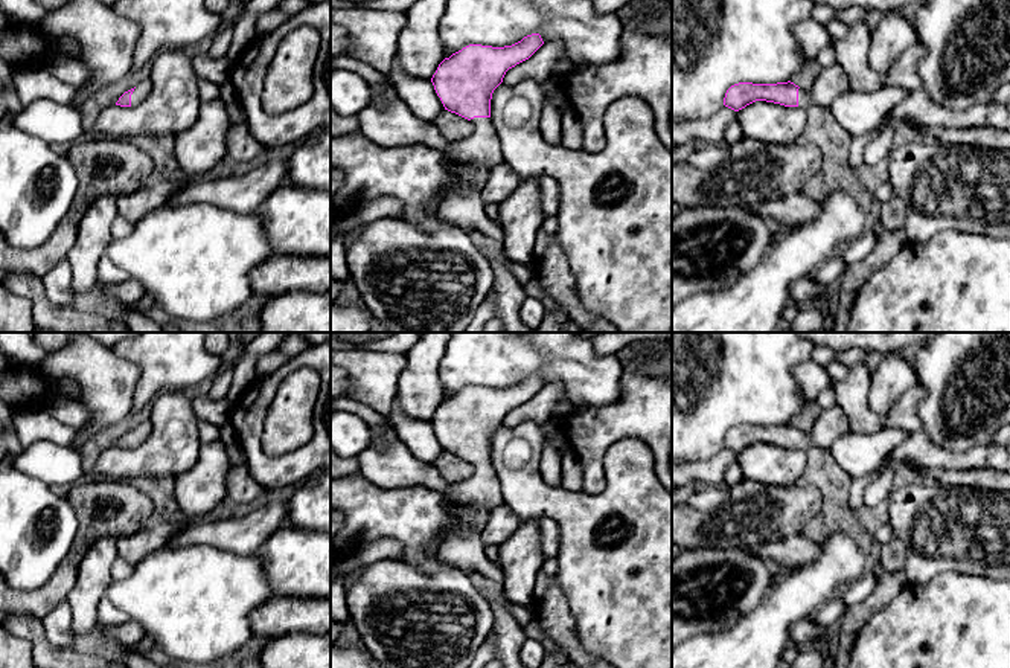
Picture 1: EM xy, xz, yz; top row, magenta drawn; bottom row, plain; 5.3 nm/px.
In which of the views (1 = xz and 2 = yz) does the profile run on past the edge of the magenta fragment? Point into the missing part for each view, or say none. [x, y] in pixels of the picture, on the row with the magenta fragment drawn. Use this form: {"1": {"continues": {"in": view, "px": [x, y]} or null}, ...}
{"1": {"continues": {"in": "xz", "px": [483, 147]}}, "2": {"continues": {"in": "yz", "px": [831, 83]}}}

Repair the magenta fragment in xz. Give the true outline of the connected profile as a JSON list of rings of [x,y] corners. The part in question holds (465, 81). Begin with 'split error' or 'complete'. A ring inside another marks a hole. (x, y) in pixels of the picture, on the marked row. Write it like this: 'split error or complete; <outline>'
split error; [[[539,34],[504,47],[469,44],[439,64],[431,82],[445,110],[475,125],[469,137],[448,140],[448,151],[489,169],[504,162],[491,119],[492,93],[509,69],[529,59],[542,44]]]

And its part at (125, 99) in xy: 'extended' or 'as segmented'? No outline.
extended

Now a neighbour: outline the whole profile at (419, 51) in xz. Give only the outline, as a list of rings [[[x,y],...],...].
[[[416,0],[407,9],[407,26],[399,35],[396,55],[402,72],[416,79],[431,79],[445,59],[439,23],[448,0]]]

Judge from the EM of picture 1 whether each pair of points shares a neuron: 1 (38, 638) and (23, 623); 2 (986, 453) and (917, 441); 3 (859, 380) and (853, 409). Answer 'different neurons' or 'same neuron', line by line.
1: same neuron
2: same neuron
3: same neuron

